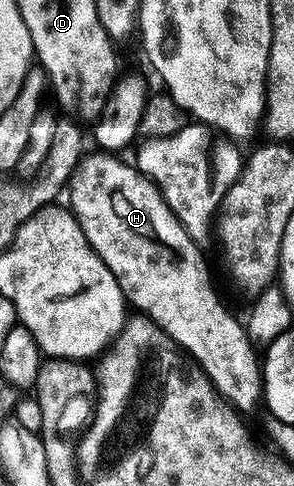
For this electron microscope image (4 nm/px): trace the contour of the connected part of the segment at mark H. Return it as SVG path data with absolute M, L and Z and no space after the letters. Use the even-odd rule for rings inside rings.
M94 151L91 157L90 154L83 156L70 177L68 186L68 205L74 218L80 223L96 255L100 255L108 271L116 275L116 283L120 283L120 291L127 302L133 308L135 305L138 308L135 310L141 316L164 330L175 345L185 352L187 358L202 368L204 375L208 375L208 379L214 384L214 390L227 405L242 415L252 412L260 405L260 398L263 396L262 370L259 354L254 354L255 343L250 340L245 324L241 320L238 322L218 299L210 283L202 253L198 250L201 249L199 242L190 238L154 182L138 172L133 164L125 165L118 157L121 156L111 155L106 151Z

